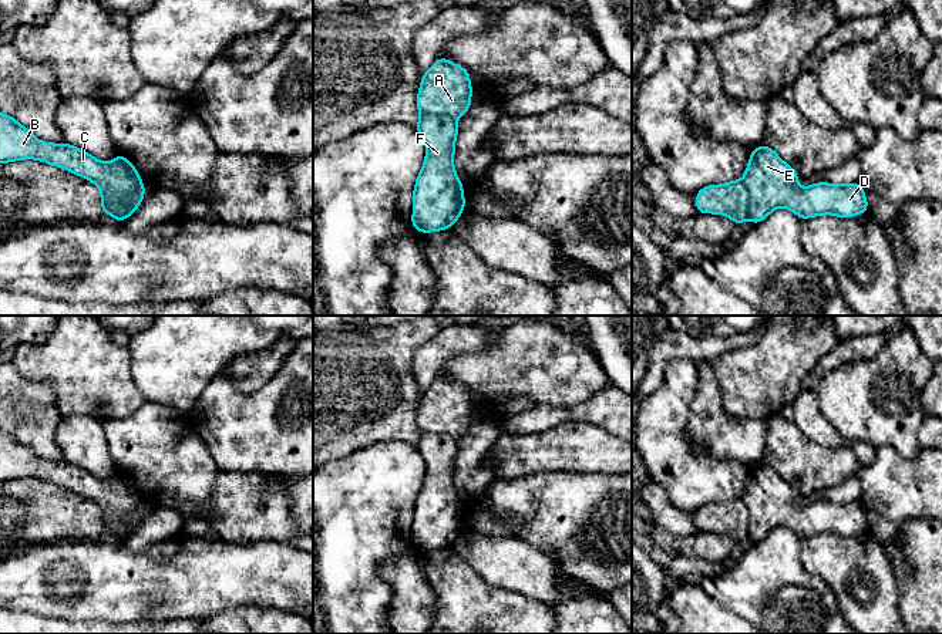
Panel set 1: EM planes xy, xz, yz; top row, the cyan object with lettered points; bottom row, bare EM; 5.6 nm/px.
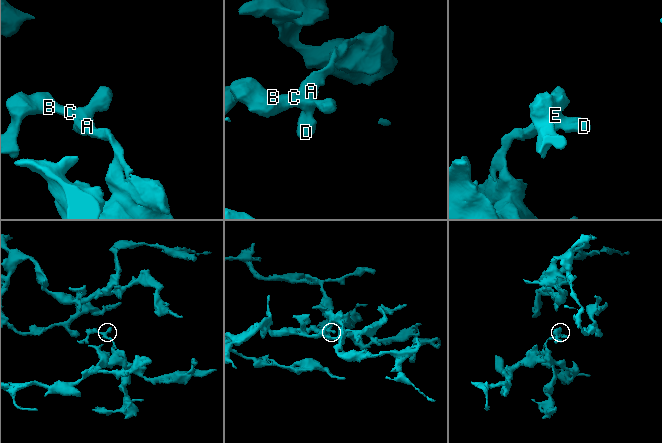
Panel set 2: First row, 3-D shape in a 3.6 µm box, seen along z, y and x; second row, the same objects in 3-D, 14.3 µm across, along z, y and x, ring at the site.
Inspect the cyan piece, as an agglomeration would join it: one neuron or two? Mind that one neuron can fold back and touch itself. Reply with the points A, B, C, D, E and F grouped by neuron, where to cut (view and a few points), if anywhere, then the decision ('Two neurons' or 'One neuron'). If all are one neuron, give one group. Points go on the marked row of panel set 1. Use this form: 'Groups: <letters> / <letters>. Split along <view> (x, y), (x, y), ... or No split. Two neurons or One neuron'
Groups: A / B C D E F. Split along xy (143, 185), (133, 194), (127, 215), (120, 221). Two neurons

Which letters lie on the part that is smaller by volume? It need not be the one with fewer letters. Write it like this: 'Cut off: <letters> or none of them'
Cut off: B, C, D, E, F

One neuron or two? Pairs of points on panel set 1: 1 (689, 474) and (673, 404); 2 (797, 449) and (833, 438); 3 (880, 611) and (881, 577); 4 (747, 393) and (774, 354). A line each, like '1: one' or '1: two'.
1: one
2: two
3: one
4: one

